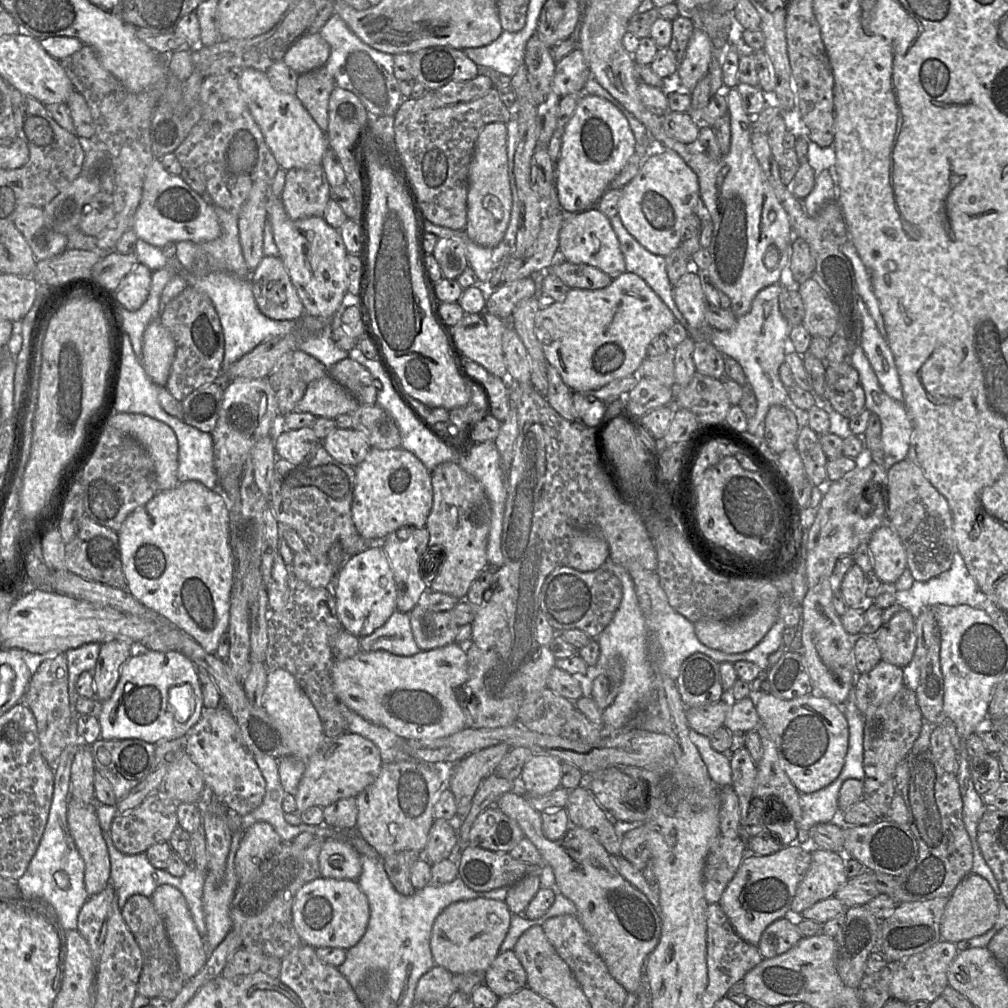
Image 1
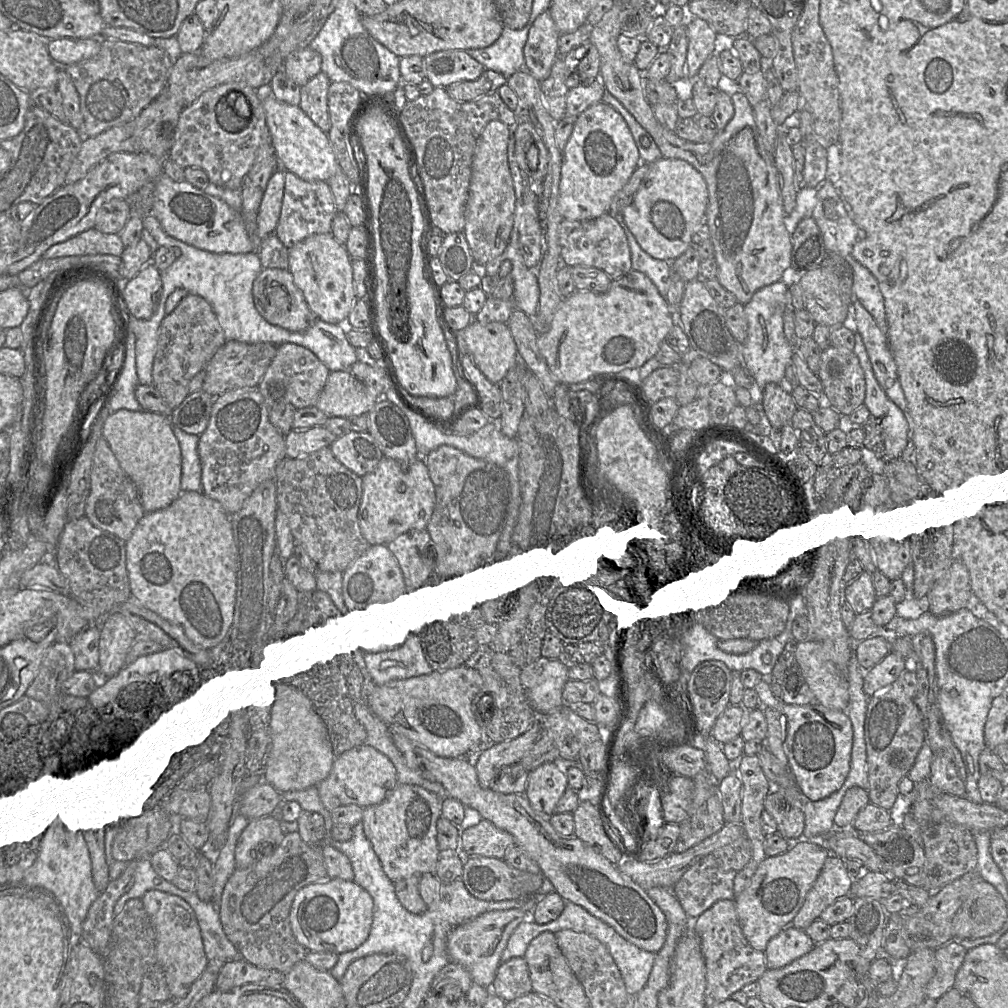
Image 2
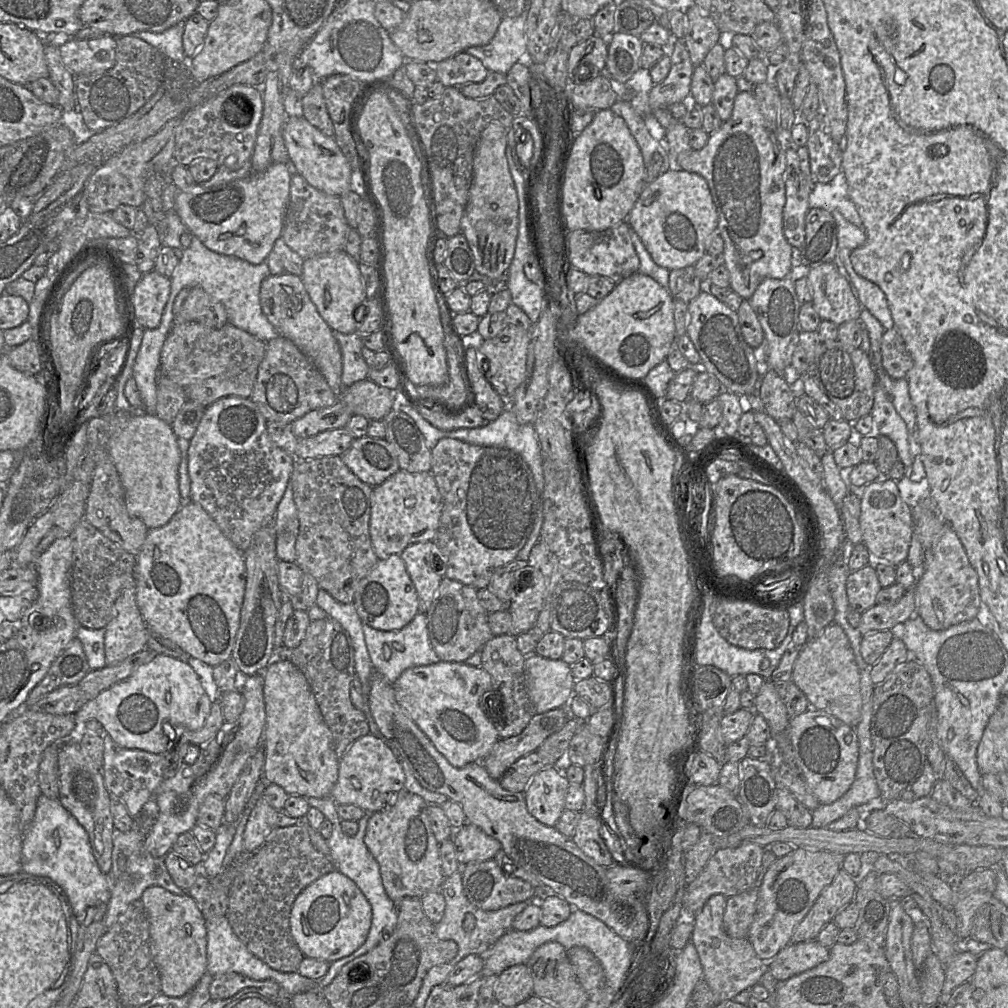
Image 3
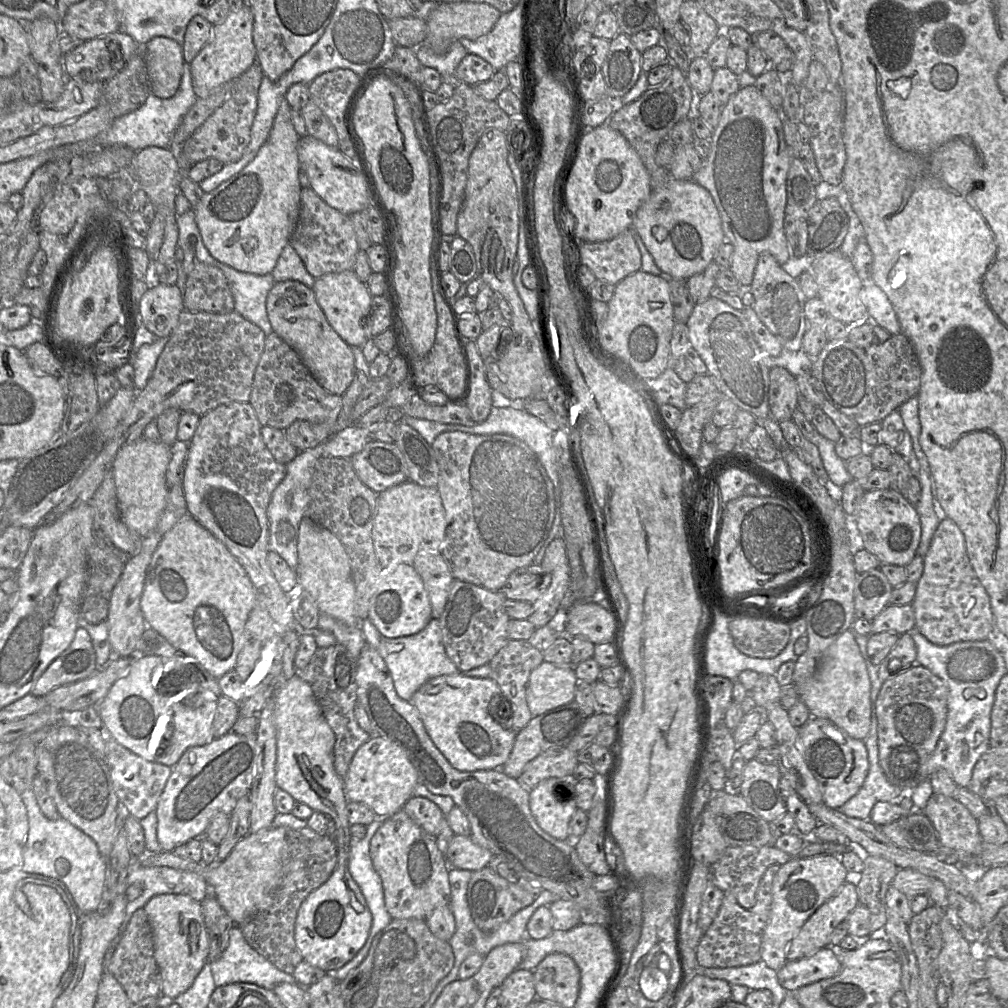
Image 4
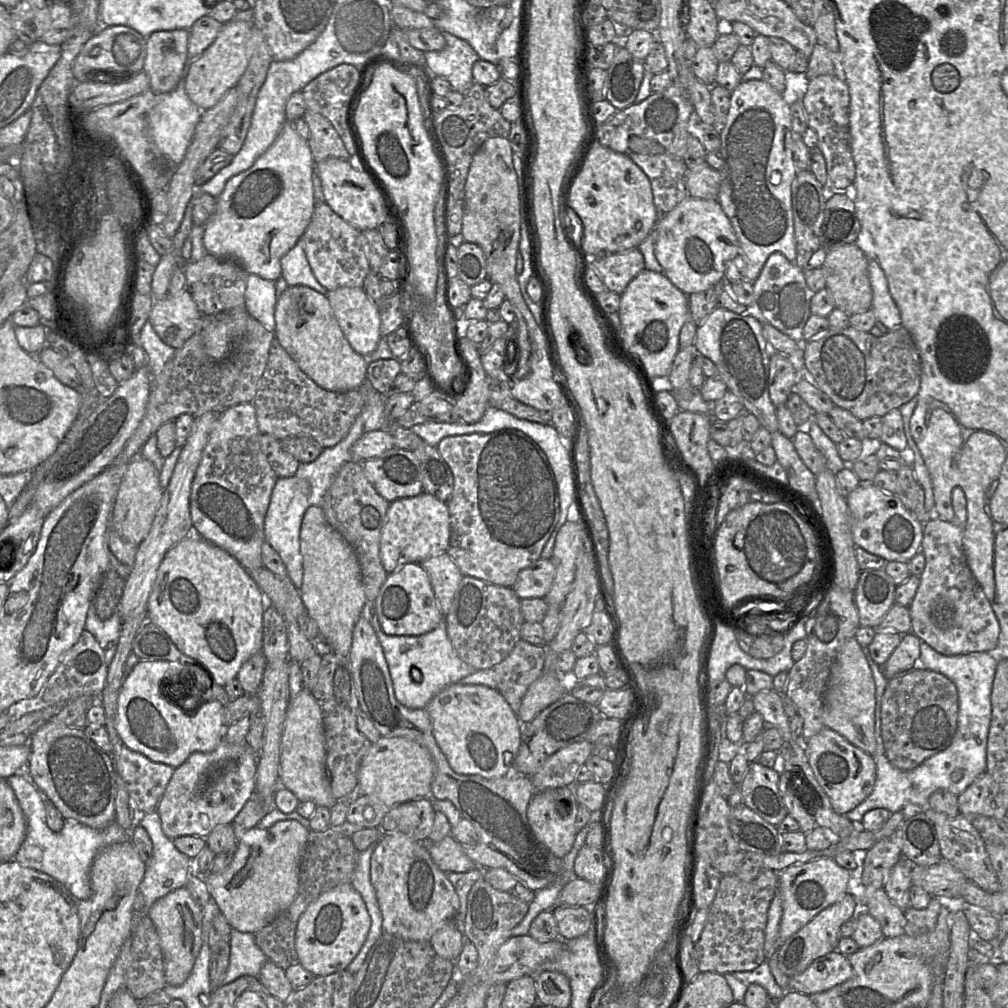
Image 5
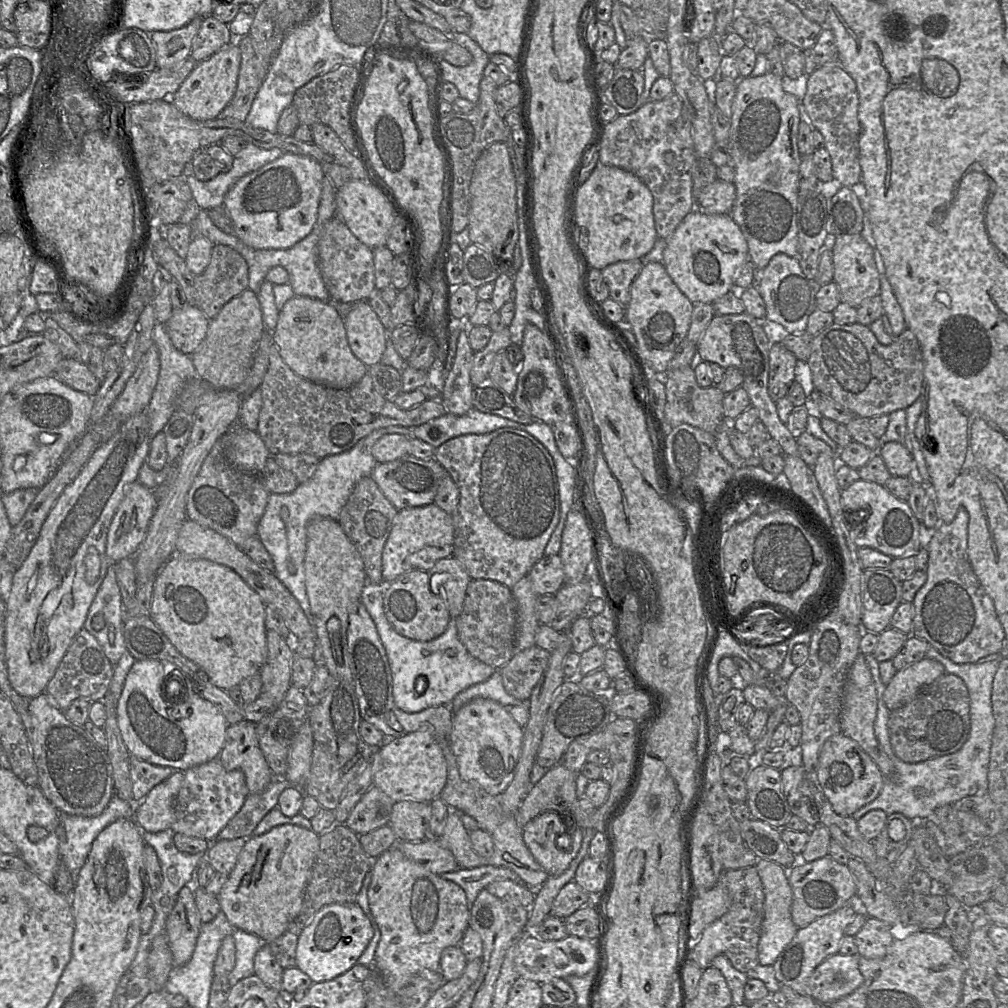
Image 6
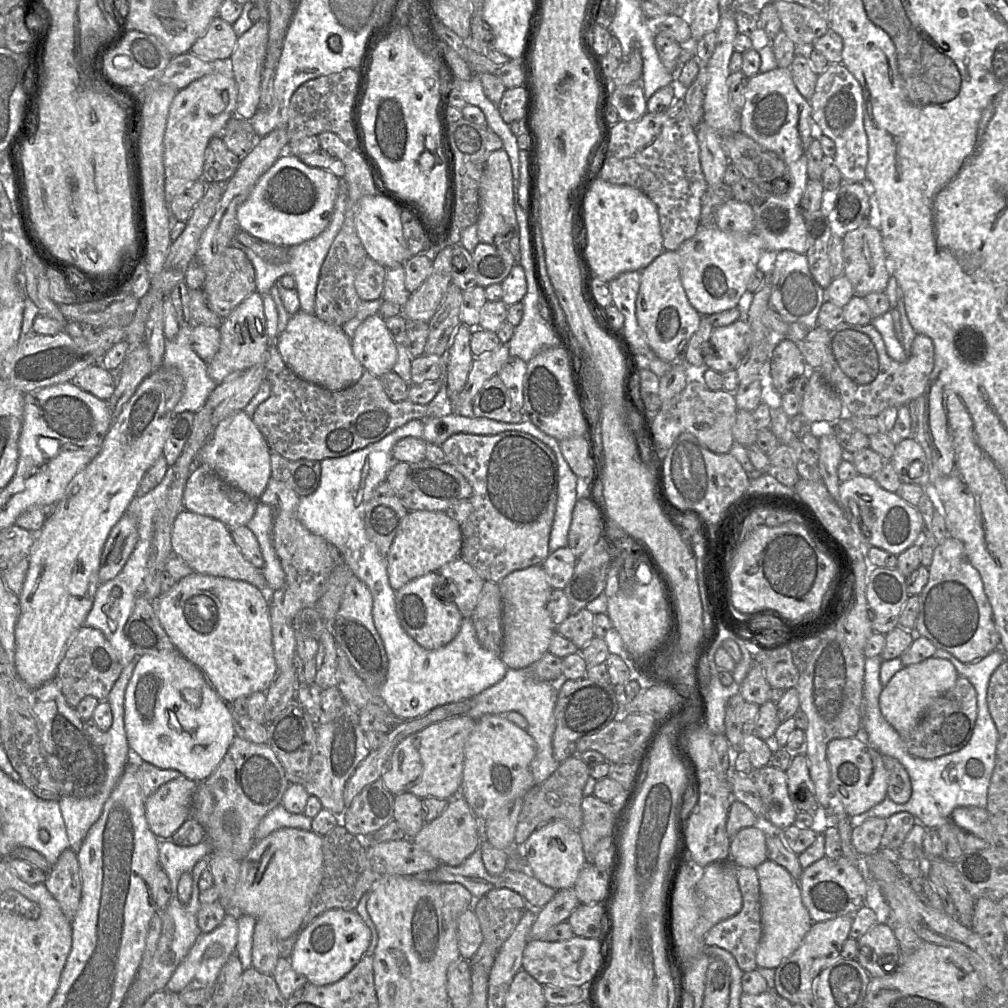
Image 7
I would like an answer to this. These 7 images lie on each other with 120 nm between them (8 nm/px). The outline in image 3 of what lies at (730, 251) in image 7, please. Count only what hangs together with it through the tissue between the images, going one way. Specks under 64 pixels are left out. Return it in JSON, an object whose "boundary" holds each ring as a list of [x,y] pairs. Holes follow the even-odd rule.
{"boundary":[[[674,166],[646,184],[627,222],[641,239],[652,260],[671,271],[694,266],[706,253],[705,242],[717,230],[718,214],[705,178]]]}

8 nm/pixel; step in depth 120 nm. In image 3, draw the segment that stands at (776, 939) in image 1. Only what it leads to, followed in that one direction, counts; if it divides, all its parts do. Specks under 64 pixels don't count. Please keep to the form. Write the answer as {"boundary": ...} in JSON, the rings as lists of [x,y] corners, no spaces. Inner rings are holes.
{"boundary":[[[815,940],[797,944],[790,943],[767,963],[776,981],[783,982],[818,966],[827,961],[829,957],[830,950]]]}

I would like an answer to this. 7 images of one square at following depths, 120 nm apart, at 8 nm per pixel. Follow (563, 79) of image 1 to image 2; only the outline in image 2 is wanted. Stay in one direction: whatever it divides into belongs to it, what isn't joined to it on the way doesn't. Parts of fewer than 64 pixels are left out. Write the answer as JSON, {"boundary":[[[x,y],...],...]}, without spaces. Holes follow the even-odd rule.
{"boundary":[[[590,41],[572,49],[563,59],[564,81],[569,89],[589,86],[600,78],[600,55]]]}

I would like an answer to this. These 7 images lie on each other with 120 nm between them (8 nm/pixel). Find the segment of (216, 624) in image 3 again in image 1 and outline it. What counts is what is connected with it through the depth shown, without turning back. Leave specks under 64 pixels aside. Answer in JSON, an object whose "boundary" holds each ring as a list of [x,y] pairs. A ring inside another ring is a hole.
{"boundary":[[[189,480],[179,483],[175,488],[158,491],[146,504],[137,507],[123,522],[117,532],[122,561],[122,569],[127,581],[127,590],[132,596],[147,608],[157,612],[162,618],[183,633],[192,636],[204,650],[210,654],[216,654],[220,639],[225,632],[229,632],[230,621],[230,597],[235,579],[235,557],[230,544],[231,521],[227,508],[226,497],[220,489],[209,489],[199,481]]]}

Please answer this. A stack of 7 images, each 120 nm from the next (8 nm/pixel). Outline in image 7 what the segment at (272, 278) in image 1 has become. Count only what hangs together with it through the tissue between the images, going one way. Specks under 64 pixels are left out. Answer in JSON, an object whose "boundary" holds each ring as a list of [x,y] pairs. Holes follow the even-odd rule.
{"boundary":[[[301,310],[290,316],[286,329],[277,336],[274,345],[295,375],[330,391],[344,390],[356,384],[365,370],[354,356],[351,339],[342,327],[327,324],[316,315]]]}

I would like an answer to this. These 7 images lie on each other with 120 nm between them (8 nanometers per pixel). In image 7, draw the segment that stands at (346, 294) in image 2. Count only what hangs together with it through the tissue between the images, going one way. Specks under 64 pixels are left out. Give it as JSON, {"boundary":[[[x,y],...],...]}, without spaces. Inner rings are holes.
{"boundary":[[[380,314],[369,316],[356,328],[351,348],[363,367],[377,377],[392,371],[398,357],[396,343]]]}

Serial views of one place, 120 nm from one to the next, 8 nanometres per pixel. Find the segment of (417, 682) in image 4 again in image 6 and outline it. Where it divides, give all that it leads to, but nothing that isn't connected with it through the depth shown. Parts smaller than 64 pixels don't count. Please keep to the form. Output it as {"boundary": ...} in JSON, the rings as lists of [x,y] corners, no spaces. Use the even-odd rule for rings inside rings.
{"boundary":[[[365,577],[361,601],[374,621],[385,649],[392,675],[393,698],[399,709],[417,713],[431,707],[450,706],[457,694],[486,681],[494,673],[495,668],[472,657],[460,642],[456,628],[457,617],[450,618],[446,630],[429,641],[412,640],[398,634],[384,612],[383,595],[386,584],[385,581],[374,584]],[[418,678],[423,678],[418,681],[420,685],[416,685]]]}

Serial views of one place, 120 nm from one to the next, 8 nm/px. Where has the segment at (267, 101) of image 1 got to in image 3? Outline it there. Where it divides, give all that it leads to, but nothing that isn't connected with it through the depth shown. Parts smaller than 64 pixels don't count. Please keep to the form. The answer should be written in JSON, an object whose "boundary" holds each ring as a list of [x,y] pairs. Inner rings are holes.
{"boundary":[[[288,117],[283,126],[283,139],[288,152],[288,164],[317,190],[341,196],[352,190],[353,169],[333,137],[324,135],[304,117]]]}

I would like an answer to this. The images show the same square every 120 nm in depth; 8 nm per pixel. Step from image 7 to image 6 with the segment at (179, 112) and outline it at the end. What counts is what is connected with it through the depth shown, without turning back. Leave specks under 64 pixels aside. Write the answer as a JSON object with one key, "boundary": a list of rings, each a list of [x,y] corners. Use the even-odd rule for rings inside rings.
{"boundary":[[[234,38],[232,43],[197,63],[176,93],[168,98],[182,113],[197,120],[212,120],[219,117],[232,100],[237,88],[241,64],[241,50],[237,39]]]}

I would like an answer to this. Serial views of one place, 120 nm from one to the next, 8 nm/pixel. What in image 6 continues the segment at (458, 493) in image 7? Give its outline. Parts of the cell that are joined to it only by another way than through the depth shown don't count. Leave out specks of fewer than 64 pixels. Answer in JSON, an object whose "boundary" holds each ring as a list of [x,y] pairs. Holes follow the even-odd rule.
{"boundary":[[[405,455],[396,460],[377,463],[371,477],[378,484],[385,497],[399,510],[425,506],[434,503],[439,479],[446,469],[435,459],[422,460]]]}

